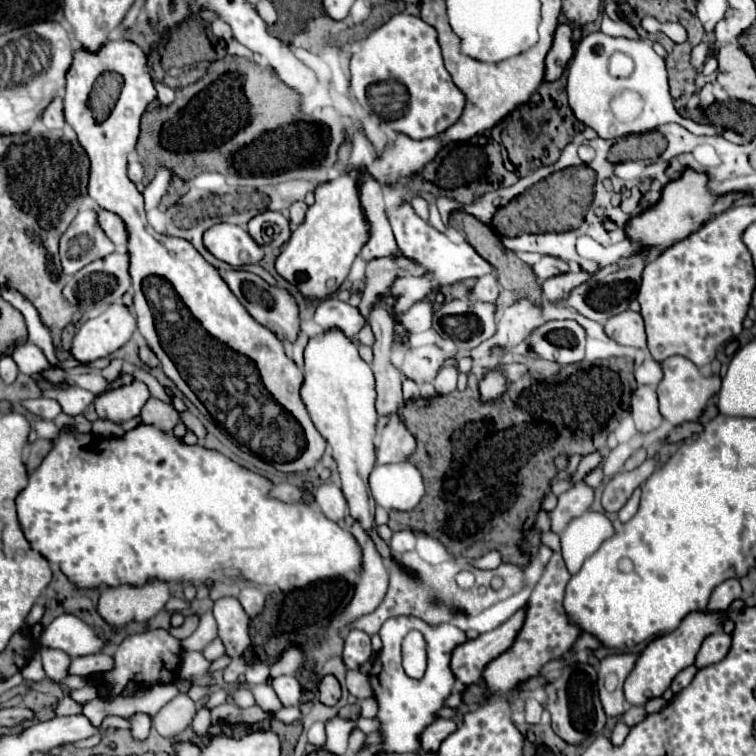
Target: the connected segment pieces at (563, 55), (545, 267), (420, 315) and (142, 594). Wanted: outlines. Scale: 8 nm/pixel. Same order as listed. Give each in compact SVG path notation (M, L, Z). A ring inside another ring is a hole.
M563 23L557 27L557 35L555 35L555 41L553 41L553 47L547 55L547 69L545 69L545 81L557 81L569 59L573 57L575 53L575 47L573 47L573 41L571 41L571 35L573 35L573 29L571 25Z
M547 255L537 265L533 265L533 271L539 279L549 279L549 277L555 277L555 275L561 275L561 273L569 273L569 265L559 257Z
M419 301L415 305L411 305L399 319L401 327L405 333L421 333L421 331L427 331L431 327L431 303L425 303L425 301Z
M149 579L143 585L105 587L99 597L99 613L115 627L127 621L147 621L159 613L171 599L171 585L167 581Z

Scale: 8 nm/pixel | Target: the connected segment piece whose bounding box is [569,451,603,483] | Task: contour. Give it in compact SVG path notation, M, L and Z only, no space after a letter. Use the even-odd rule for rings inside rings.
M601 451L589 453L589 455L585 455L585 457L581 459L577 471L575 471L569 479L571 479L573 483L579 483L579 481L583 481L593 469L597 469L597 467L601 467L601 465L603 465L603 453L601 453Z

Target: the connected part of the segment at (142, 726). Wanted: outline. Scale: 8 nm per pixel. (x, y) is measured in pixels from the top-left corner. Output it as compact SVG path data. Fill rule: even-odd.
M135 713L129 717L129 723L131 723L131 735L135 741L143 741L147 739L149 731L151 731L151 717L147 713Z

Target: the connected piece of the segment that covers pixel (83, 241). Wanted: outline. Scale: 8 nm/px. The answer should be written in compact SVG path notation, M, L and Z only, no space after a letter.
M93 209L81 211L61 237L61 267L67 275L77 273L87 263L105 259L115 251L107 235L97 227Z

